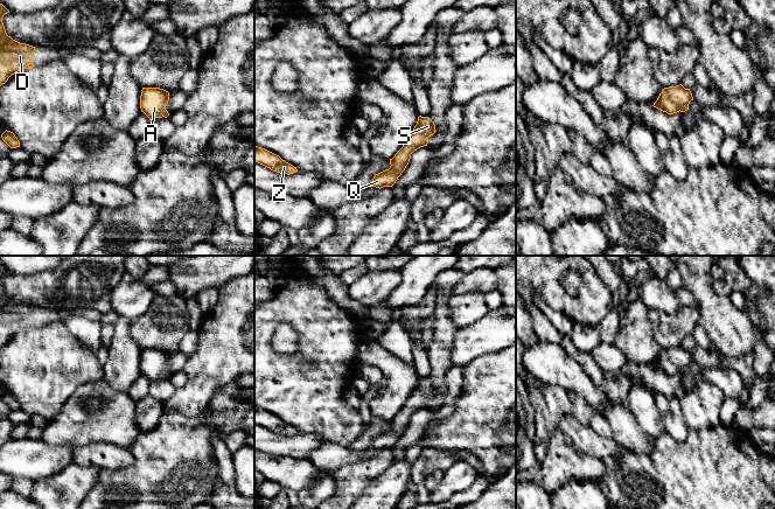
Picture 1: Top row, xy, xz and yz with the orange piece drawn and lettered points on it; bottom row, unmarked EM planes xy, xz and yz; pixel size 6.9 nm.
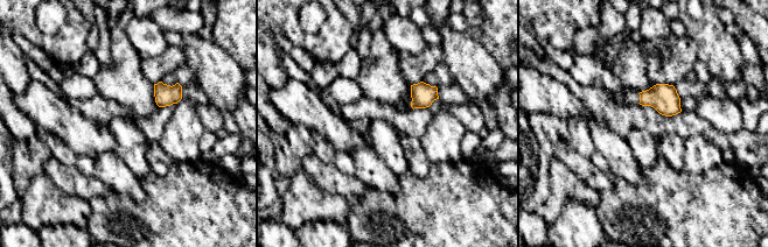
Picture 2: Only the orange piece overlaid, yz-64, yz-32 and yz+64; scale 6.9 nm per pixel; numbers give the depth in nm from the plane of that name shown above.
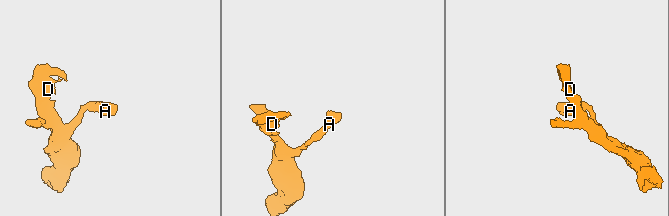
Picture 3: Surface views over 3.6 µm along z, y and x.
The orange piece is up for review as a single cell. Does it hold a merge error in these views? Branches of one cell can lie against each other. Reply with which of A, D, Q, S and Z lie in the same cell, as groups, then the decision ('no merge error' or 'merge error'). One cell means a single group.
A D Q S Z; no merge error

